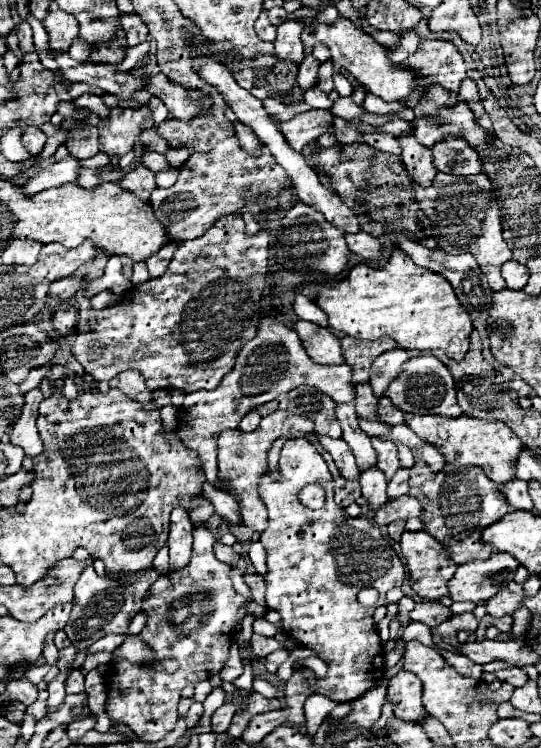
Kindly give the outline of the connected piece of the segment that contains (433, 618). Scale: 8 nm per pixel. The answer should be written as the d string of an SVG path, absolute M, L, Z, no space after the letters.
M422 601L422 603L416 603L416 607L410 611L410 619L412 621L424 623L428 627L434 627L434 625L442 623L450 615L452 615L450 609L444 607L444 605L440 605L438 601Z

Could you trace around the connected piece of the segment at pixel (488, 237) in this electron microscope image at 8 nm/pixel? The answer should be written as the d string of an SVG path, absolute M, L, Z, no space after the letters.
M496 199L488 205L488 217L484 217L484 229L472 245L468 245L468 253L472 253L486 275L492 291L500 291L506 287L506 281L500 275L502 263L512 259L512 251L508 249L506 241L502 239L502 221Z

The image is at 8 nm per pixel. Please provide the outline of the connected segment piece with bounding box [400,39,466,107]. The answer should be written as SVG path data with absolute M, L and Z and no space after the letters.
M444 39L422 41L420 49L400 65L416 69L418 77L422 79L418 83L418 89L404 101L404 105L408 107L414 107L414 103L420 99L420 93L430 83L440 83L452 93L452 97L456 97L462 81L466 79L466 63L462 55L450 41Z

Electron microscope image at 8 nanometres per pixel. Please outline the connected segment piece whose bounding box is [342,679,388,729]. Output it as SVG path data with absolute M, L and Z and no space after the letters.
M380 679L376 683L376 689L370 689L370 693L364 693L356 701L352 701L352 713L346 715L342 719L342 723L344 725L354 723L354 725L360 725L360 727L370 729L372 723L380 717L382 705L386 701L386 685L388 685L388 681Z

